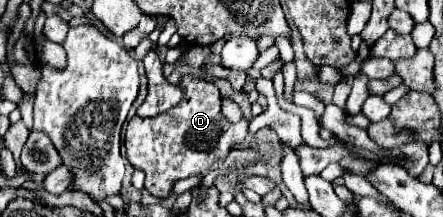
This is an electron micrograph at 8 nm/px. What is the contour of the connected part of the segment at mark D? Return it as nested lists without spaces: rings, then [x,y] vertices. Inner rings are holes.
[[[186,75],[178,81],[184,91],[180,105],[156,117],[132,117],[126,129],[128,161],[146,173],[144,189],[154,197],[168,197],[174,183],[196,173],[208,173],[212,163],[224,159],[248,135],[248,121],[230,123],[222,115],[222,95],[206,79]]]

